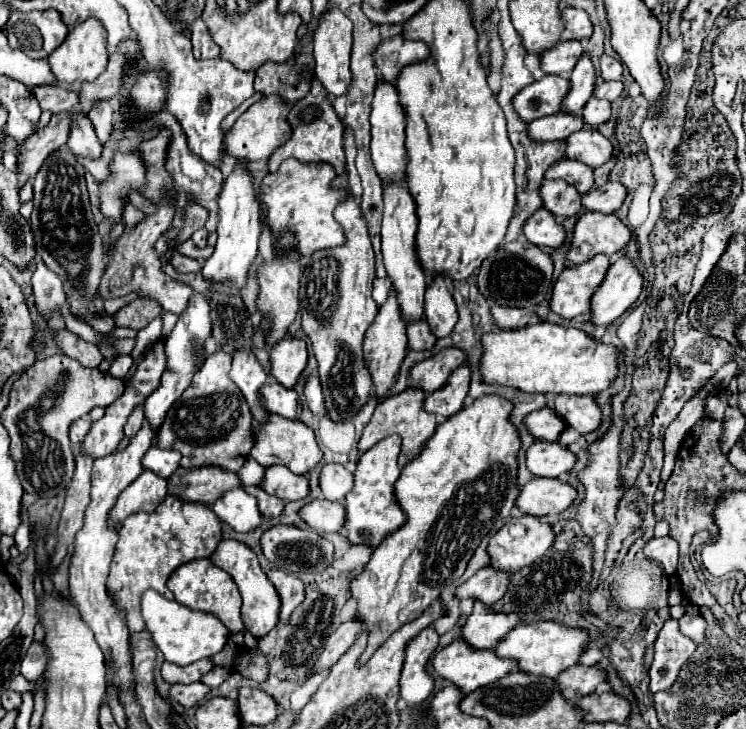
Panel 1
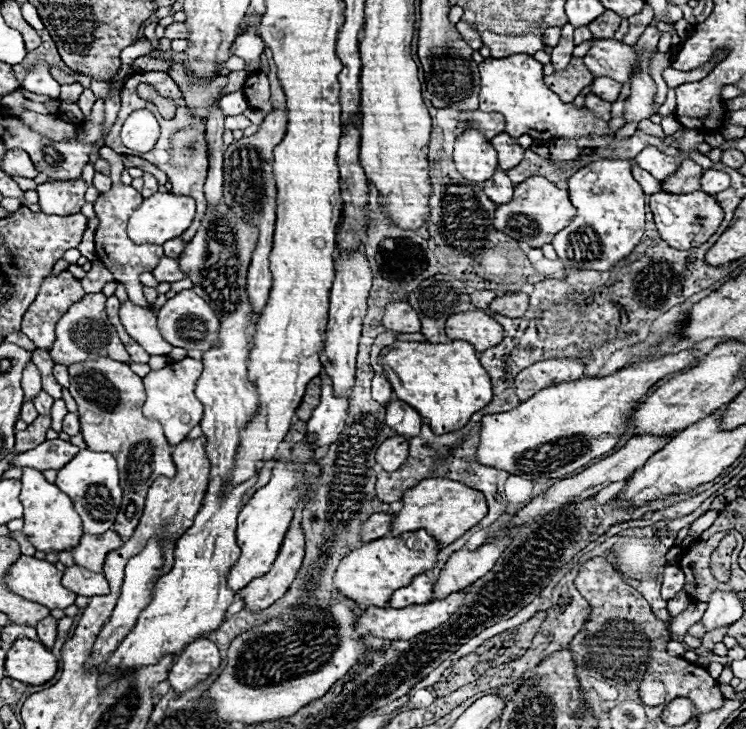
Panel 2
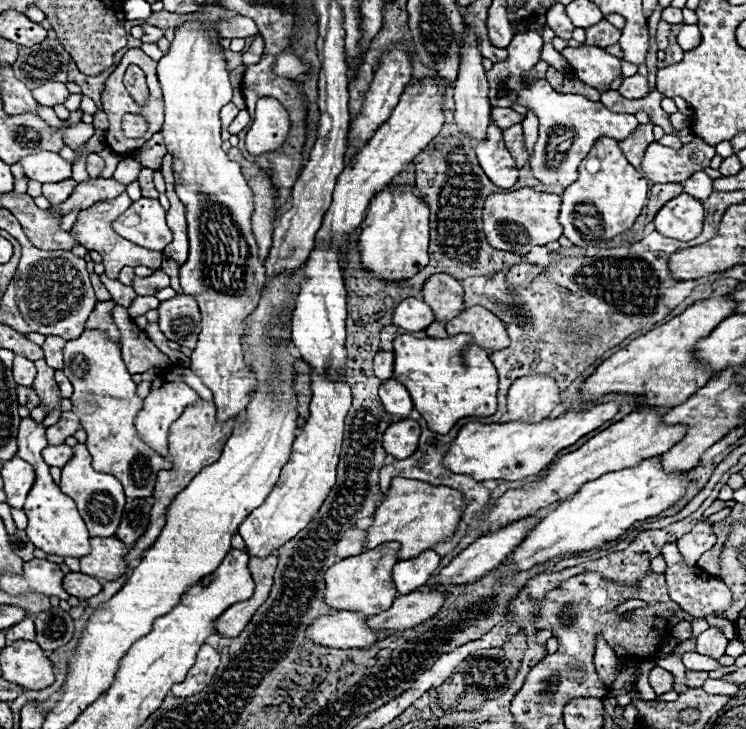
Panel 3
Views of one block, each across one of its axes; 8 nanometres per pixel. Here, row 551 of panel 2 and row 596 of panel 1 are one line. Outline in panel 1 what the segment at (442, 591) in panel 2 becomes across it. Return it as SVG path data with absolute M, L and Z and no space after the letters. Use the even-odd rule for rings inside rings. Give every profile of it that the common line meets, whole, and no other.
M486 566L478 570L468 582L458 586L456 596L460 600L472 596L484 604L494 604L506 594L506 588L510 586L510 574L502 574L502 570L494 570L494 566Z

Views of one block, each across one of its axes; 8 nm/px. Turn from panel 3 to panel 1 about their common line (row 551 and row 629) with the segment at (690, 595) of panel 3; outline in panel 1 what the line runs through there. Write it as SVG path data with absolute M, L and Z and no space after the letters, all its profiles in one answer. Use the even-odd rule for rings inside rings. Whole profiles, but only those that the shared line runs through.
M670 618L658 634L654 660L650 666L650 692L660 692L670 688L684 662L688 660L688 652L694 652L696 644L682 636L678 630L678 620Z

